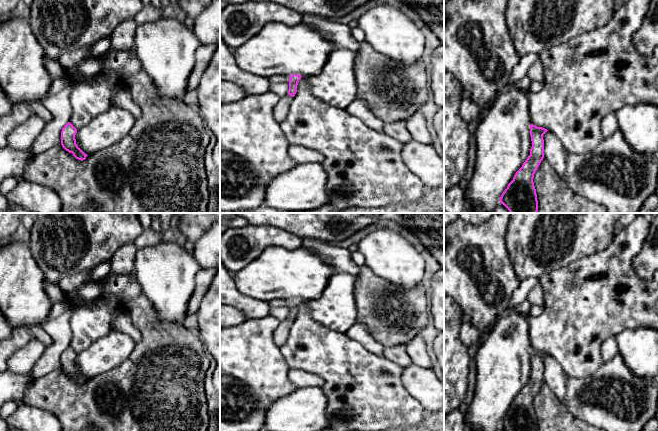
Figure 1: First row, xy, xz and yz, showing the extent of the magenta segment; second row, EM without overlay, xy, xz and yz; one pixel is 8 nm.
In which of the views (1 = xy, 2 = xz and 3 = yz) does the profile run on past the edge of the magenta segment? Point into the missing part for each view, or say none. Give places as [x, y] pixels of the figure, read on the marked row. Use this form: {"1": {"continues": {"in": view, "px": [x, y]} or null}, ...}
{"1": {"continues": null}, "2": {"continues": {"in": "xz", "px": [280, 112]}}, "3": {"continues": null}}

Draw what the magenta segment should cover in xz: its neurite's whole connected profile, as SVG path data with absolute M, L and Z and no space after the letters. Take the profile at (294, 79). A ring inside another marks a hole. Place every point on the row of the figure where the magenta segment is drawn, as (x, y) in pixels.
M293 74L289 80L289 90L285 97L282 97L276 107L274 108L274 118L278 123L284 121L289 113L290 105L293 101L293 97L297 92L297 85L302 76Z

